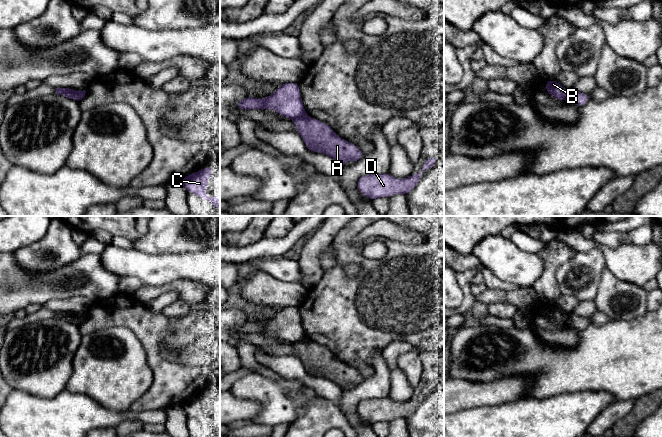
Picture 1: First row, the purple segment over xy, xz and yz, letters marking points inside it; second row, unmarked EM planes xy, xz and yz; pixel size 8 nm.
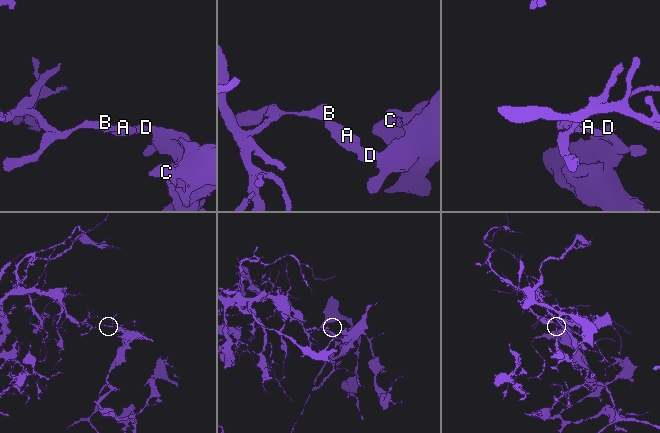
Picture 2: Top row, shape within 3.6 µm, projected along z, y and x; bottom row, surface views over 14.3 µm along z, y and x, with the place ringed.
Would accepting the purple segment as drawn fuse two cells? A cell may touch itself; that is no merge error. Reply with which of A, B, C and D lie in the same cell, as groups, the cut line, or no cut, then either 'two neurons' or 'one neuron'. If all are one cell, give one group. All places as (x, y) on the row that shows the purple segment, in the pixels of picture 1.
A C D / B; cut in xz along (305, 113), (294, 119); two neurons

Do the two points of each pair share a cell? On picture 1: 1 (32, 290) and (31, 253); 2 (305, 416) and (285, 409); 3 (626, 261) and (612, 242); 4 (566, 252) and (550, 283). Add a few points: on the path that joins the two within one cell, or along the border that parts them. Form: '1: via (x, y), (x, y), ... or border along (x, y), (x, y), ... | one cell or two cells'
1: border along (14, 258), (21, 267), (31, 272), (55, 271) | two cells
2: border along (315, 398), (303, 405), (288, 424) | two cells
3: border along (594, 241), (612, 248), (621, 244), (639, 246) | two cells
4: via (558, 259), (550, 267), (550, 275) | one cell

